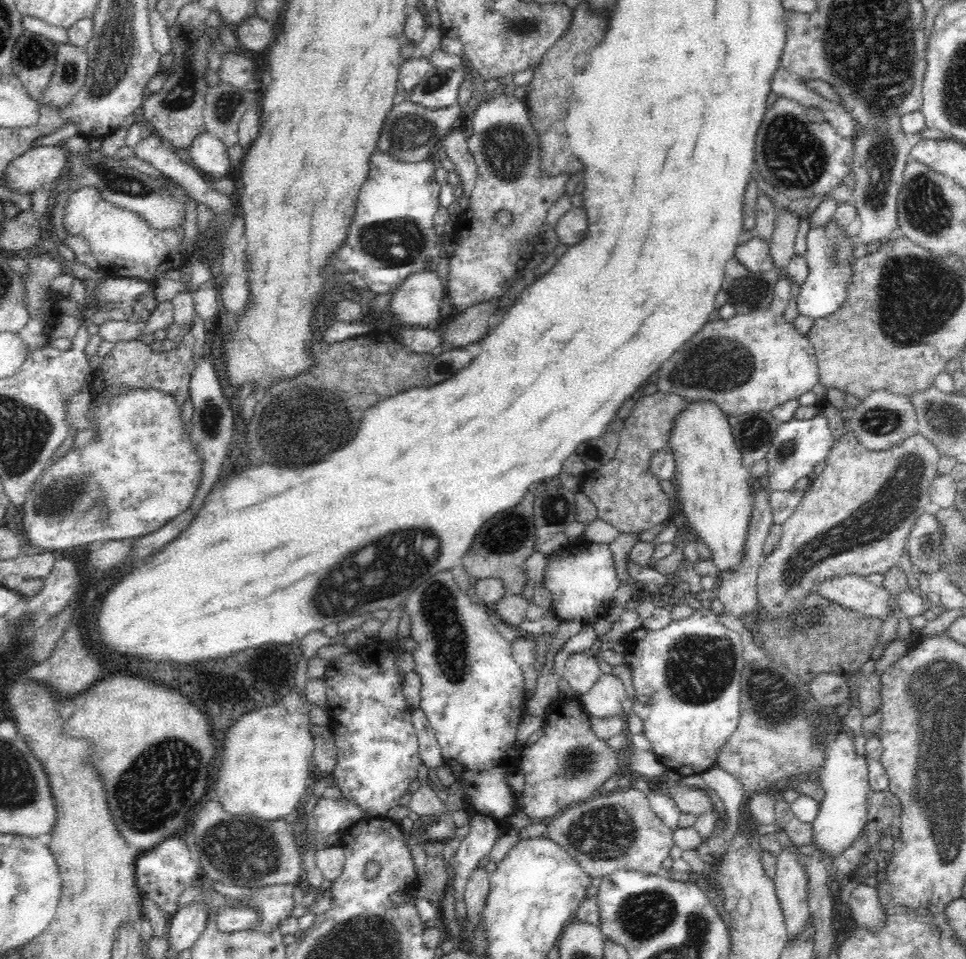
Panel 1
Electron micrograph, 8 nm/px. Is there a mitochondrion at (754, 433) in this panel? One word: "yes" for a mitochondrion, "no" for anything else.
yes

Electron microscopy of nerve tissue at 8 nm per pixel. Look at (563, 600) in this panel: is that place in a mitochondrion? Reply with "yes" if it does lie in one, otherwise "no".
no

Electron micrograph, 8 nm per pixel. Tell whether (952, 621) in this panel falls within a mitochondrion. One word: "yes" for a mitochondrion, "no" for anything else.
no

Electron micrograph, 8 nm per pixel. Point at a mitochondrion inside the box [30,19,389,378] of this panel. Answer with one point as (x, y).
(181, 95)

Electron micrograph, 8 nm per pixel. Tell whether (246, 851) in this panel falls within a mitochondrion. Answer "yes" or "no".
yes

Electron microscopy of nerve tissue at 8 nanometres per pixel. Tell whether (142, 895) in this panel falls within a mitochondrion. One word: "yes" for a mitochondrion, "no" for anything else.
no

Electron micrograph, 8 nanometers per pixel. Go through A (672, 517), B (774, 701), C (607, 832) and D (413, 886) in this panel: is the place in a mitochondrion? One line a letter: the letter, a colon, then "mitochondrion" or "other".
A: other
B: mitochondrion
C: mitochondrion
D: other

